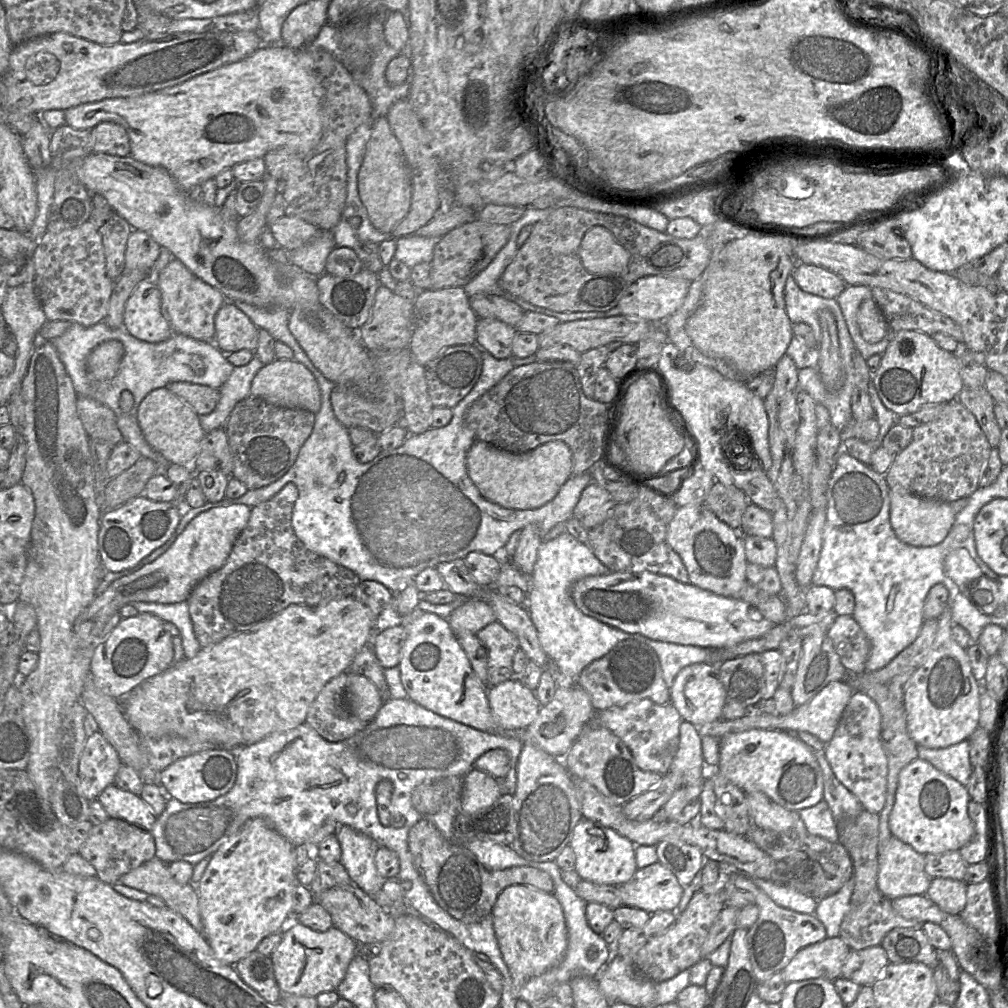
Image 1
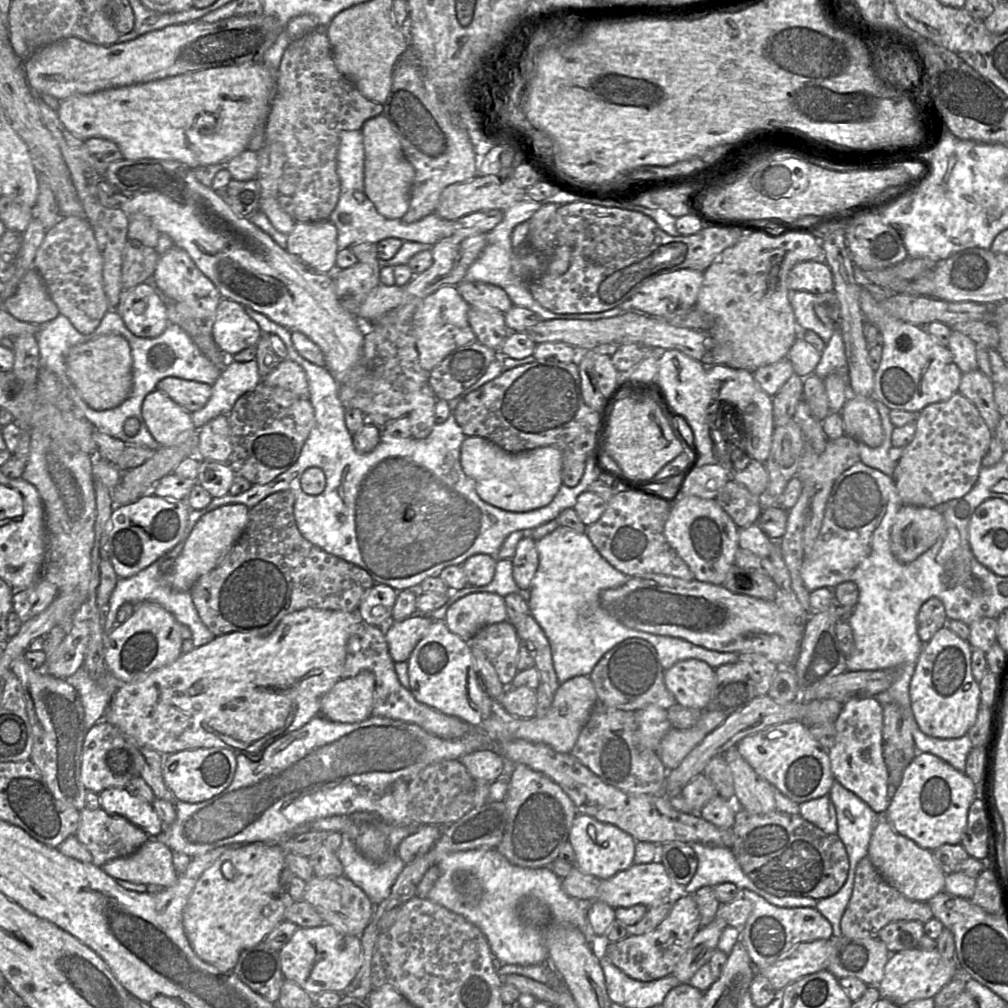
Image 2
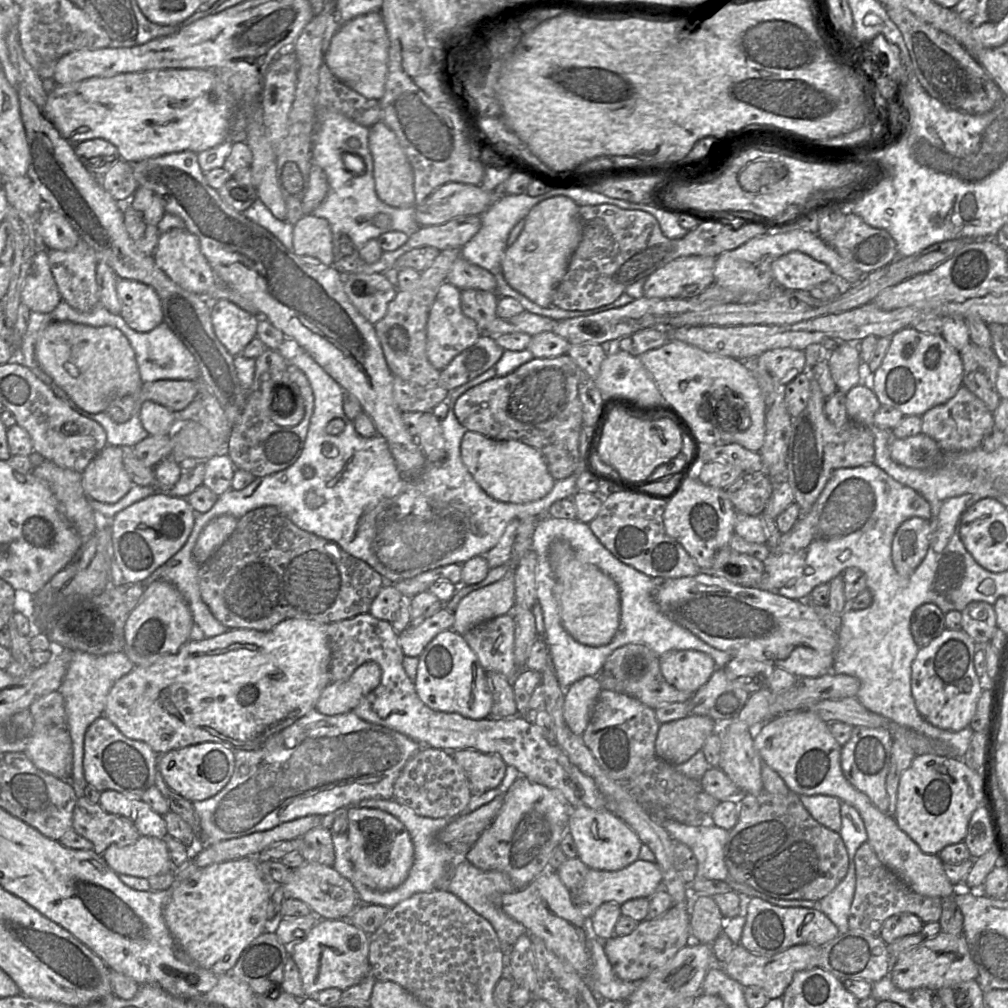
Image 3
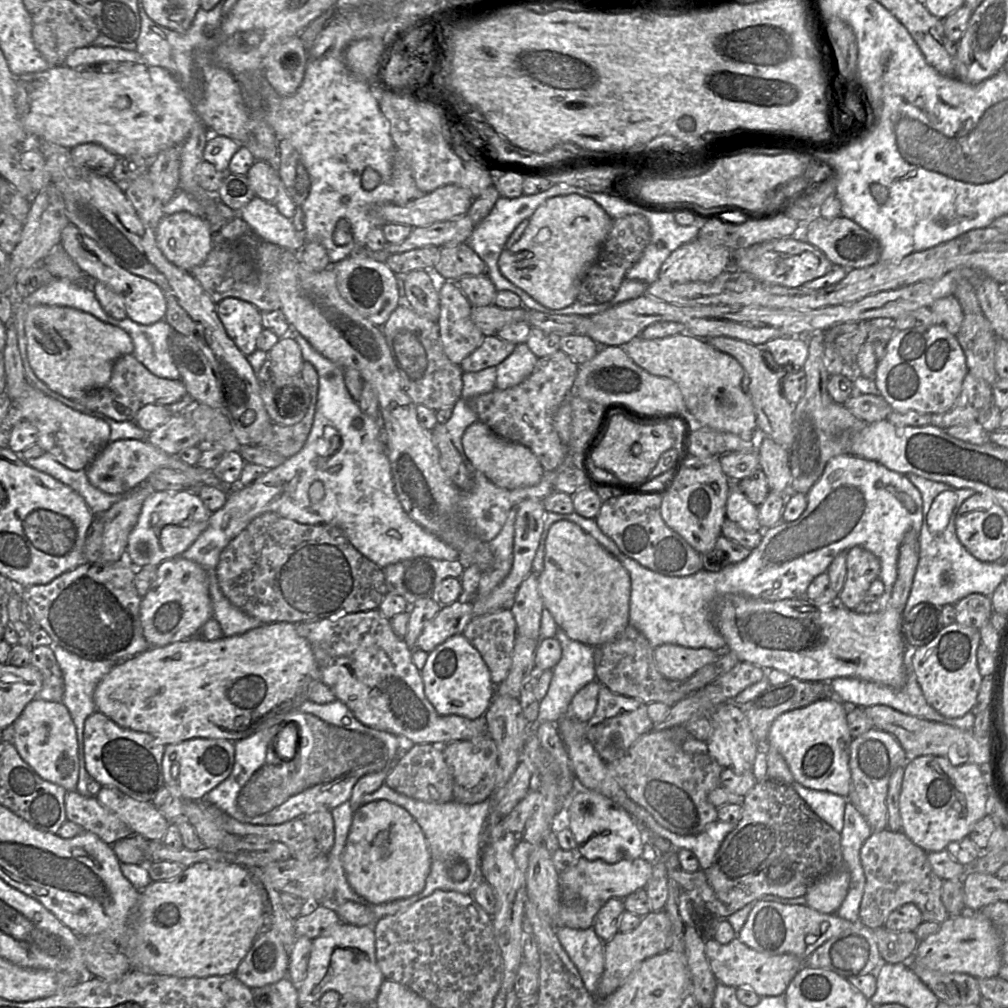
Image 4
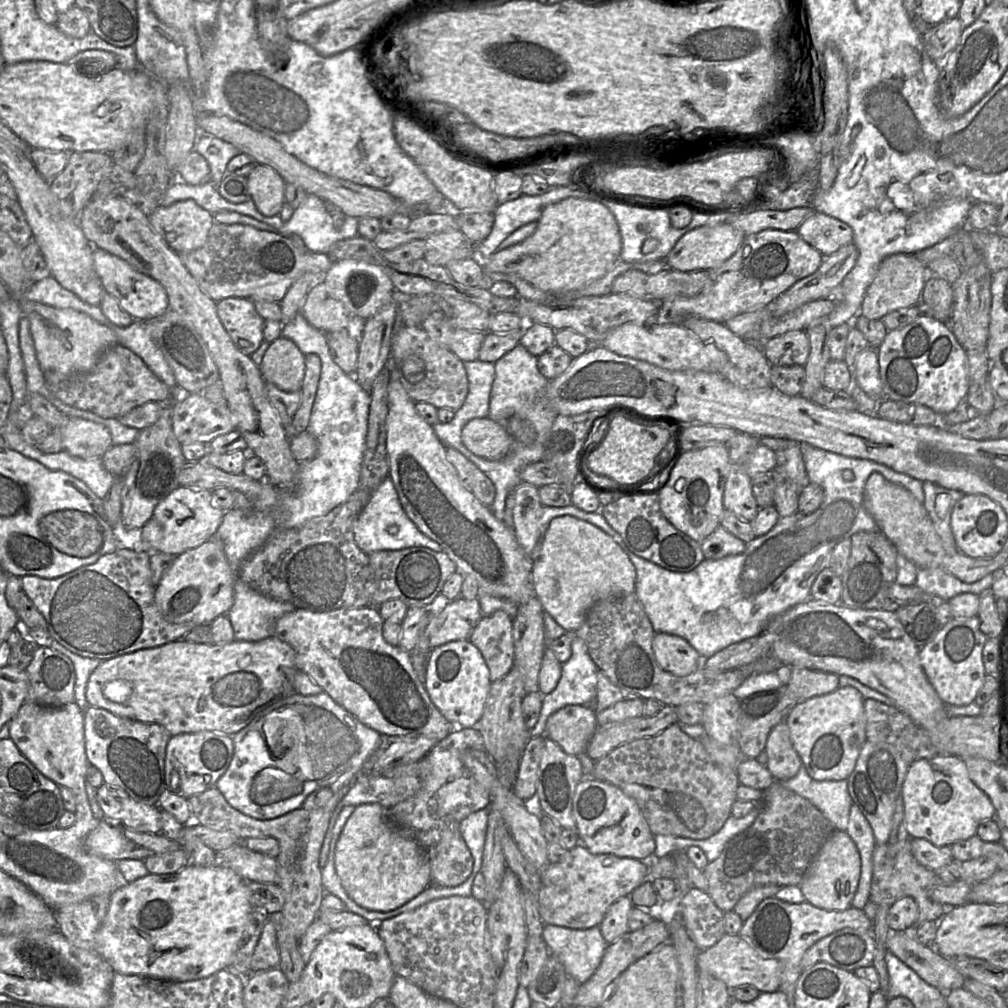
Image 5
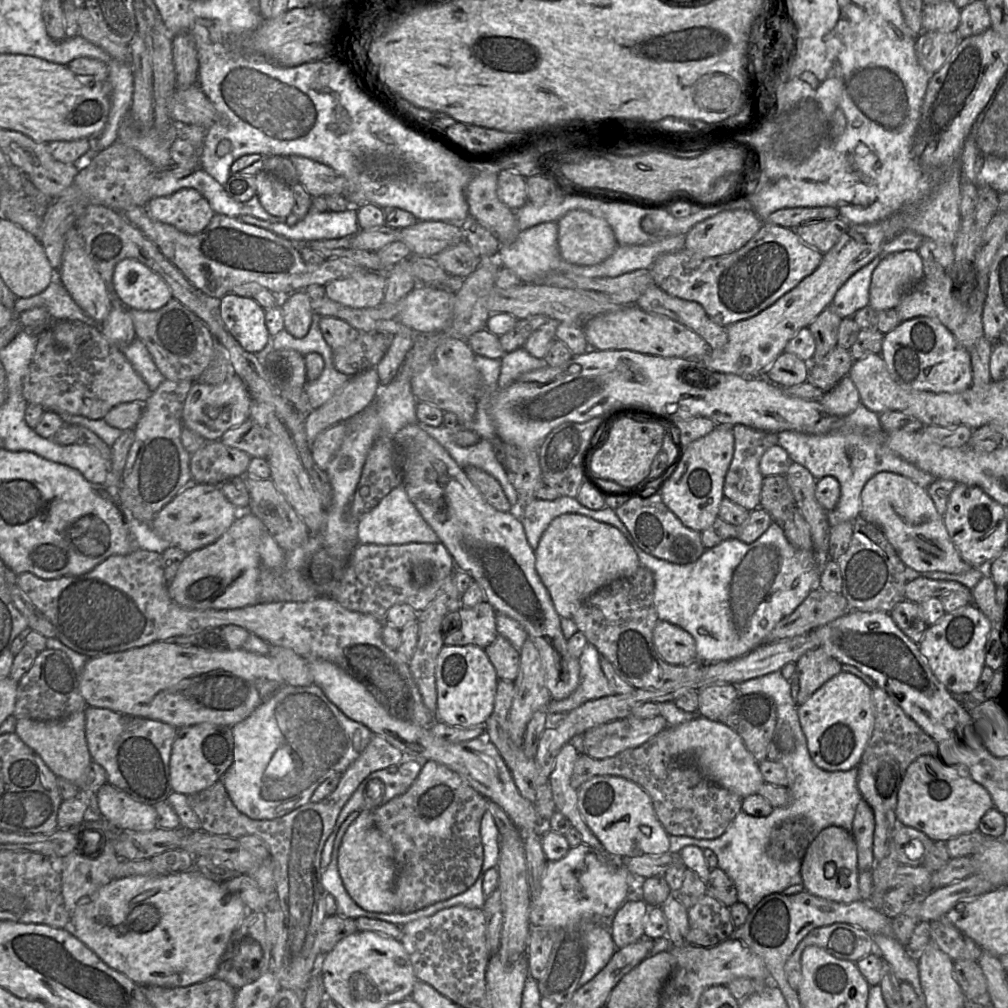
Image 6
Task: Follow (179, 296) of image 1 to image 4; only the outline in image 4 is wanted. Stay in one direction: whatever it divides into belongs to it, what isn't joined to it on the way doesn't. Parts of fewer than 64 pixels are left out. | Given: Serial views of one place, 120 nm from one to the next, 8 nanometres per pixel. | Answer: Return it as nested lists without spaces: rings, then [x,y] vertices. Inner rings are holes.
[[[188,212],[163,216],[155,234],[156,244],[166,259],[188,272],[205,261],[213,246],[207,220]]]

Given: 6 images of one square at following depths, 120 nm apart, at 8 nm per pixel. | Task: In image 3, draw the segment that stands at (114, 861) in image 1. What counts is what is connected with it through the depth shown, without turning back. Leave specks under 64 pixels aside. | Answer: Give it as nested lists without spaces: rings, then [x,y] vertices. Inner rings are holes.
[[[84,796],[75,803],[72,827],[93,844],[94,852],[99,855],[112,844],[132,845],[141,836],[128,819],[108,813],[99,803],[91,803]]]

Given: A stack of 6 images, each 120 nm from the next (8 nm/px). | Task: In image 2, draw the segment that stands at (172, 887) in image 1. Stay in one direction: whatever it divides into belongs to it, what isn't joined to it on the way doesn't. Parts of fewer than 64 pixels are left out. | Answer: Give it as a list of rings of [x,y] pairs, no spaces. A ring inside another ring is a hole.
[[[150,838],[129,856],[107,861],[101,868],[115,880],[136,884],[157,884],[167,888],[178,879],[172,850],[157,838]]]

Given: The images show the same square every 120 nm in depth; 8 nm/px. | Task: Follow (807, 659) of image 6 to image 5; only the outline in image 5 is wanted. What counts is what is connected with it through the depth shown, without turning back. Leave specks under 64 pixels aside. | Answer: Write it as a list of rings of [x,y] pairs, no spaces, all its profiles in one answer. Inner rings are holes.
[[[794,666],[791,667],[791,677],[787,686],[802,702],[837,690],[839,676],[833,673]]]

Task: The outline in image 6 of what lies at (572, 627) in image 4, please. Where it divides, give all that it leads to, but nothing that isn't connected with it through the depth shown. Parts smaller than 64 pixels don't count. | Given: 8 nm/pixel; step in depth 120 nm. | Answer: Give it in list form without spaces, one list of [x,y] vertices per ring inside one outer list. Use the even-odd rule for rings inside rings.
[[[577,513],[554,518],[534,553],[536,571],[561,618],[572,618],[590,595],[619,578],[633,575],[641,565],[636,551],[620,530]]]

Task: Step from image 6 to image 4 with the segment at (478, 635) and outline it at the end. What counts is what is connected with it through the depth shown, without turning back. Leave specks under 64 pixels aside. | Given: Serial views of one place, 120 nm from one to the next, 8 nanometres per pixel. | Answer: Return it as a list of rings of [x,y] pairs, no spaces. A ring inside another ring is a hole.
[[[456,601],[442,606],[439,613],[427,623],[417,639],[416,648],[430,653],[450,637],[463,634],[474,618],[473,601]]]

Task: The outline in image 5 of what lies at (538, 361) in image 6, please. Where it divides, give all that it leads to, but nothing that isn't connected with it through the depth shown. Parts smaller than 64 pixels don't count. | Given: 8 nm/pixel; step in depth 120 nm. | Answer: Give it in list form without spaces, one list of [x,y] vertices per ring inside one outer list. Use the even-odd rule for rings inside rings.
[[[518,344],[510,352],[500,358],[495,364],[495,378],[490,393],[488,417],[502,418],[502,413],[515,412],[519,417],[528,421],[536,430],[544,446],[544,455],[547,440],[557,413],[550,406],[547,397],[549,380],[538,369],[538,358],[532,355],[523,345]]]

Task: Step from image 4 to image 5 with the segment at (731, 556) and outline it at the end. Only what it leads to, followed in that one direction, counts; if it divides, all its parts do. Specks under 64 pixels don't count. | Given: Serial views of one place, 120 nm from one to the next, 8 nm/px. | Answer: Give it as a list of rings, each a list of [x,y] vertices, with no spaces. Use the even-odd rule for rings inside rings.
[[[719,525],[701,542],[701,548],[705,559],[717,560],[743,553],[746,543]]]

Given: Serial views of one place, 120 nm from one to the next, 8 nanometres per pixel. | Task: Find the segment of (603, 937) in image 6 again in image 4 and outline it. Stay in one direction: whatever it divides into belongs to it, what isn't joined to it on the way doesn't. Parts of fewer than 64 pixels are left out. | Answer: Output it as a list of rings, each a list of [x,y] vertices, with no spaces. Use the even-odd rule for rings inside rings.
[[[555,926],[554,931],[578,969],[585,988],[595,995],[604,971],[604,942],[592,927],[572,929],[566,926]]]

